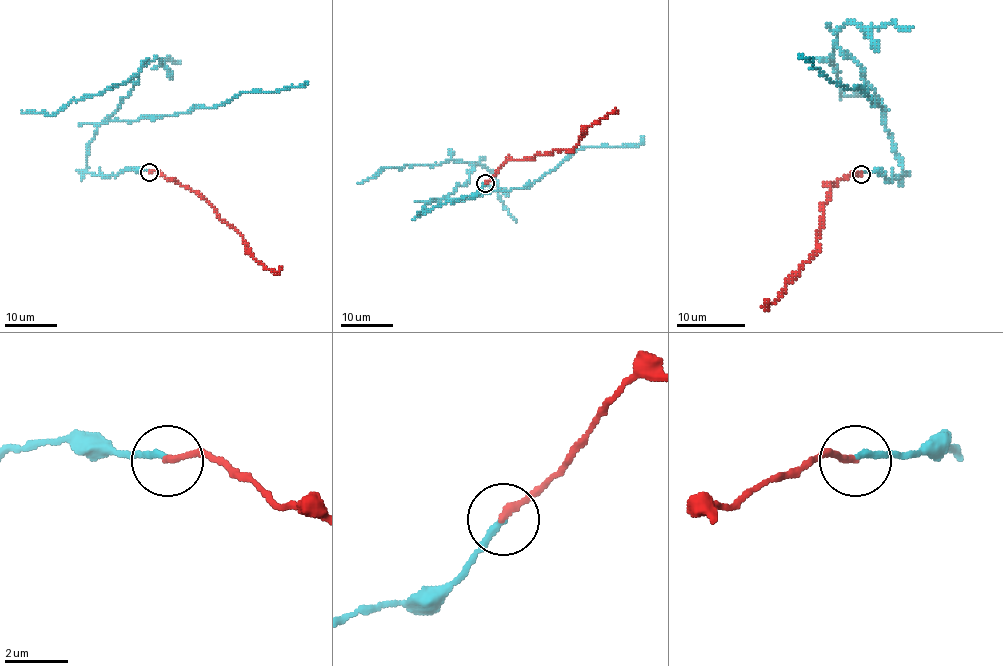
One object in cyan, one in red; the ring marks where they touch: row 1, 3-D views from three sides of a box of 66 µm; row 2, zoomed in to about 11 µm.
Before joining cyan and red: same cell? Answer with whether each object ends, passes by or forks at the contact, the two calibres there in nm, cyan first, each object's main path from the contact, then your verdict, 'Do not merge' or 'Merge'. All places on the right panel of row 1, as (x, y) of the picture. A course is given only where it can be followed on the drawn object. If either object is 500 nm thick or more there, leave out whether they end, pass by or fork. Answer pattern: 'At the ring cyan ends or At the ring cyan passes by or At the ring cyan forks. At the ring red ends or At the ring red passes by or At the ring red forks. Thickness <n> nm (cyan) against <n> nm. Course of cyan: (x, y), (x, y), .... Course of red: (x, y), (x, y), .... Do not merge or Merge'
At the ring cyan ends. At the ring red ends. Thickness 200 nm (cyan) against 220 nm. Course of cyan: (860, 173), (879, 169), (888, 180), (902, 173), (884, 107), (871, 102), (860, 88), (833, 83), (798, 54). Course of red: (860, 174), (853, 173), (829, 186), (817, 233), (819, 249), (776, 304), (769, 307), (764, 299). Do not merge

